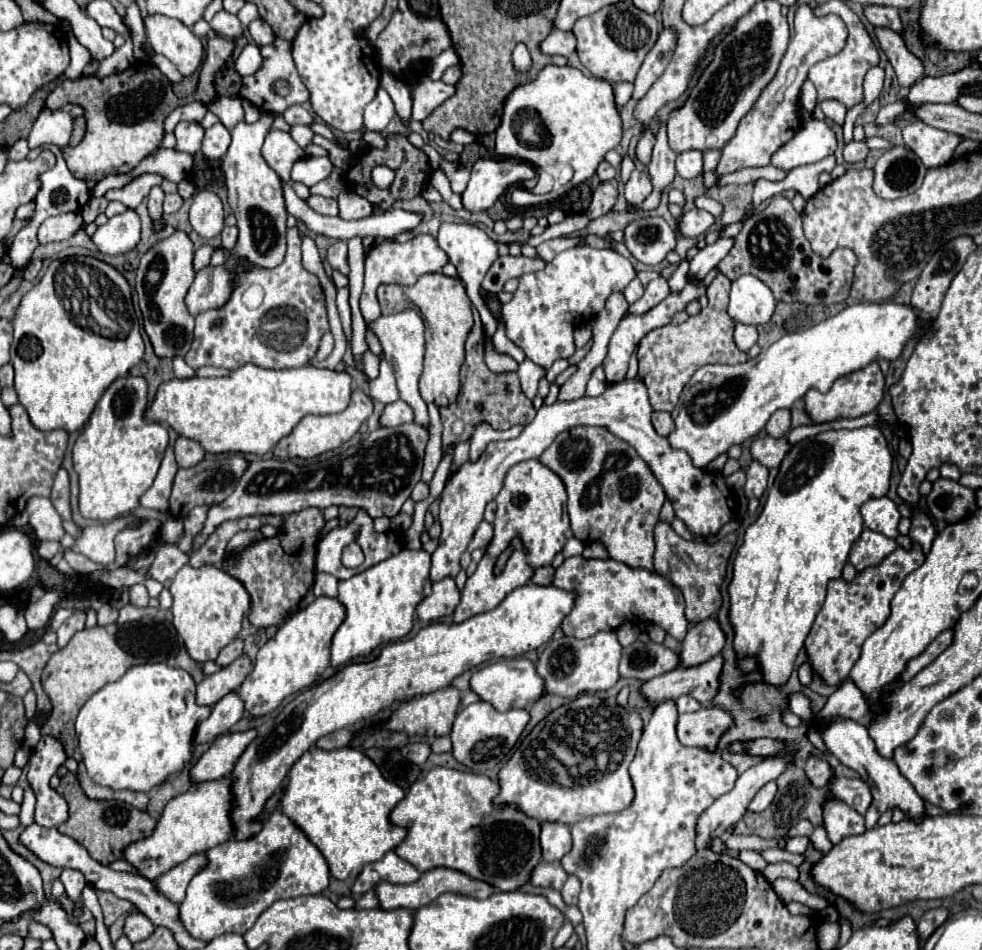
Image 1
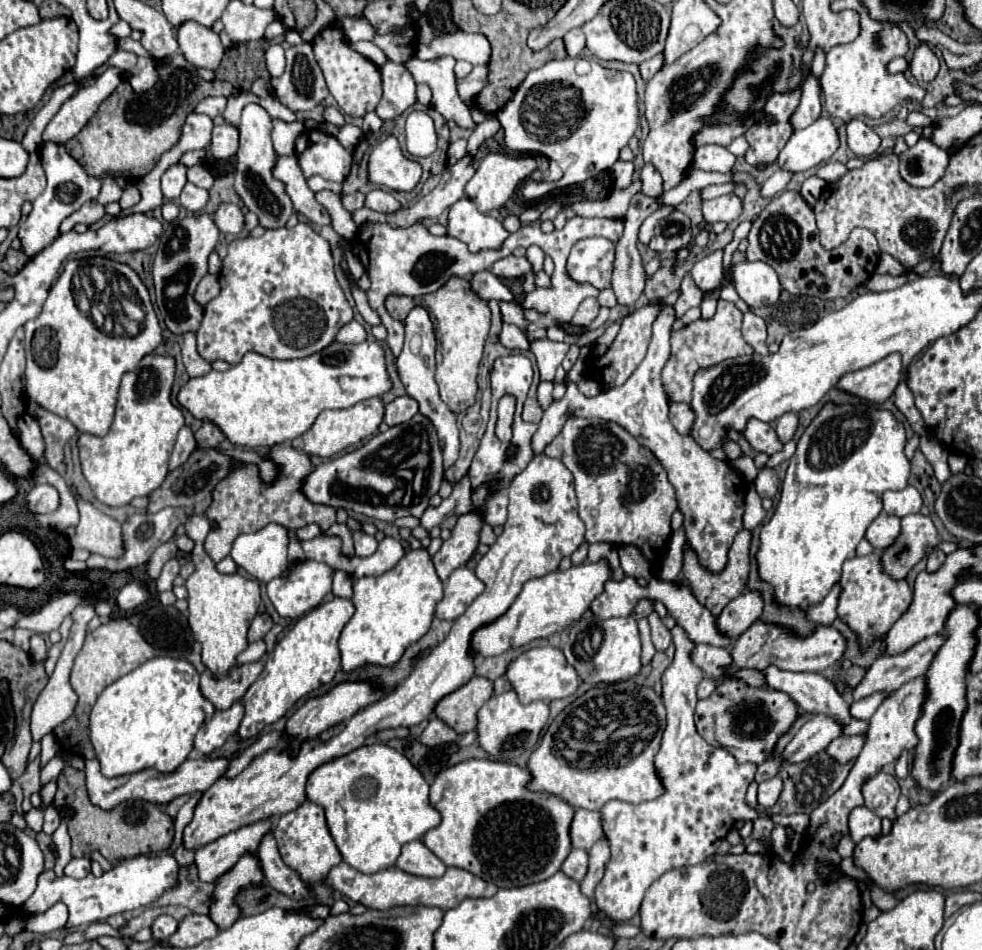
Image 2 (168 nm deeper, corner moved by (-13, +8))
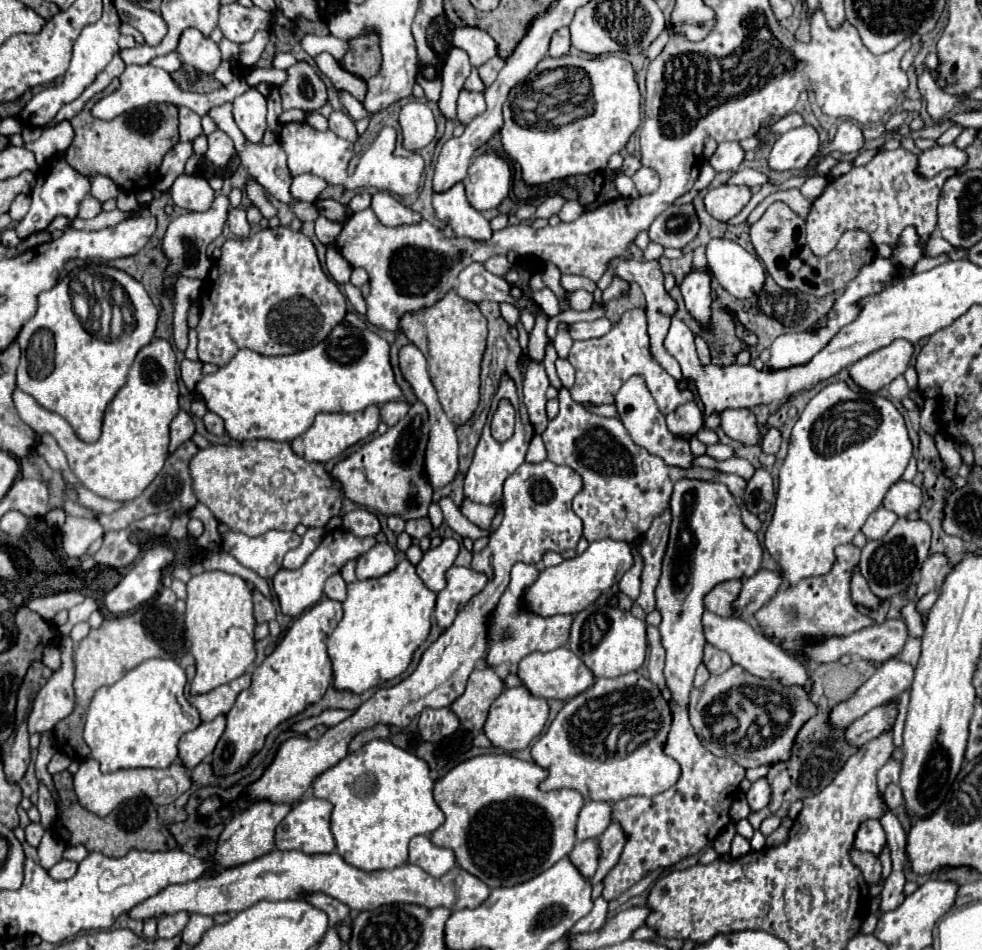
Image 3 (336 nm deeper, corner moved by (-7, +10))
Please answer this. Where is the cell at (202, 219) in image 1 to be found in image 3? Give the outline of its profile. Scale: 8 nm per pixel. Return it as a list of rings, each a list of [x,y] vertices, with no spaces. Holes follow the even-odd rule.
[[[232,208],[230,214],[228,214],[228,226],[230,226],[230,230],[232,230],[234,236],[246,238],[250,234],[250,224],[246,220],[246,210]]]

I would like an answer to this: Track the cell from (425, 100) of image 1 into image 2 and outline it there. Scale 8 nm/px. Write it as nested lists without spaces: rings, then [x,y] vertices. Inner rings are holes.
[[[474,66],[474,70],[468,76],[456,80],[458,94],[464,102],[468,102],[474,94],[478,94],[478,90],[482,90],[486,86],[486,74],[488,74],[486,66]]]

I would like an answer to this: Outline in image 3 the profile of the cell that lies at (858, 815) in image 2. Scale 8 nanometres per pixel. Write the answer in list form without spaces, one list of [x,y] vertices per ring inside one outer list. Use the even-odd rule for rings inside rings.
[[[866,820],[860,826],[860,830],[856,834],[856,848],[862,852],[880,856],[880,852],[886,848],[886,834],[878,820]]]

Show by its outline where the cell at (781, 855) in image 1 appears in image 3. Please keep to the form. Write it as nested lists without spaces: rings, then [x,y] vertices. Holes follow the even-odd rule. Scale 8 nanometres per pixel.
[[[731,821],[724,830],[722,830],[721,834],[716,837],[714,840],[714,849],[719,854],[729,854],[731,842],[736,835],[736,829],[733,824],[734,822]]]

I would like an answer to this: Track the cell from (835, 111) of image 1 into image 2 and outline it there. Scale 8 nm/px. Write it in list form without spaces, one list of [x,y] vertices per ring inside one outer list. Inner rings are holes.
[[[858,118],[850,120],[846,124],[846,130],[848,130],[848,146],[856,156],[870,158],[878,152],[880,136],[870,126],[866,126],[862,120]]]

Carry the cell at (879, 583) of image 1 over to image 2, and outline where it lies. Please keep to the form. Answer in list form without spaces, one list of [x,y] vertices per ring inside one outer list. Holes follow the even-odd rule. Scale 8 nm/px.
[[[872,552],[862,558],[850,558],[842,566],[840,578],[840,598],[838,598],[838,618],[848,624],[848,628],[858,636],[860,654],[864,654],[878,638],[888,634],[890,626],[900,618],[900,614],[912,602],[912,590],[906,580],[894,580],[888,572],[884,572],[882,556]]]

